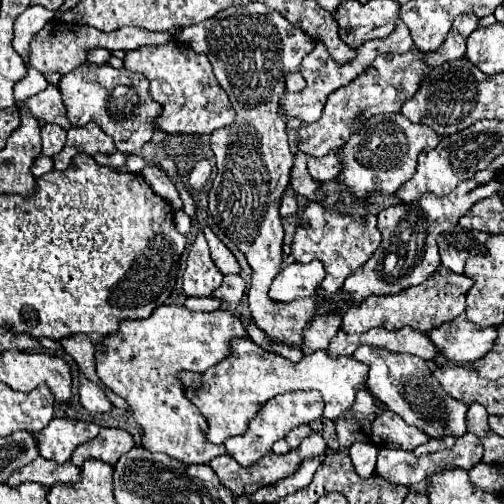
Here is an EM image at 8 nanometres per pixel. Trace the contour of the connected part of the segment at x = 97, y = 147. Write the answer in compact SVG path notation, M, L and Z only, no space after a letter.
M89 122L85 128L79 128L77 134L75 134L75 140L73 140L73 134L71 134L71 144L77 144L77 150L79 152L85 152L89 156L93 156L95 152L103 152L103 154L113 154L117 152L115 148L115 142L113 138L109 138L97 124Z

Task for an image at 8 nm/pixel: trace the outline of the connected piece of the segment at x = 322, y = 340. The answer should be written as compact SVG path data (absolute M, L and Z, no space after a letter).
M331 312L327 316L315 318L307 328L305 328L305 338L303 338L303 354L311 354L317 348L325 348L329 340L335 336L335 332L341 326L341 312Z

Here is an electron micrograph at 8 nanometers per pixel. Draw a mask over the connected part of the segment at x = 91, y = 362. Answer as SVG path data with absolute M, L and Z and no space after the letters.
M69 336L69 338L61 340L61 346L65 348L67 354L71 354L75 358L75 362L79 364L79 370L89 380L93 380L97 386L103 384L95 370L95 346L89 340L89 336Z

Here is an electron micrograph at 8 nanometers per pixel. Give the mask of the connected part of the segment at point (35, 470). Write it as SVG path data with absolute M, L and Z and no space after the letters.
M37 458L29 466L17 470L9 476L7 484L17 486L21 482L39 482L43 486L55 486L55 484L77 484L81 478L81 468L73 466L73 462L65 462L63 466L57 462L49 462L47 458Z

